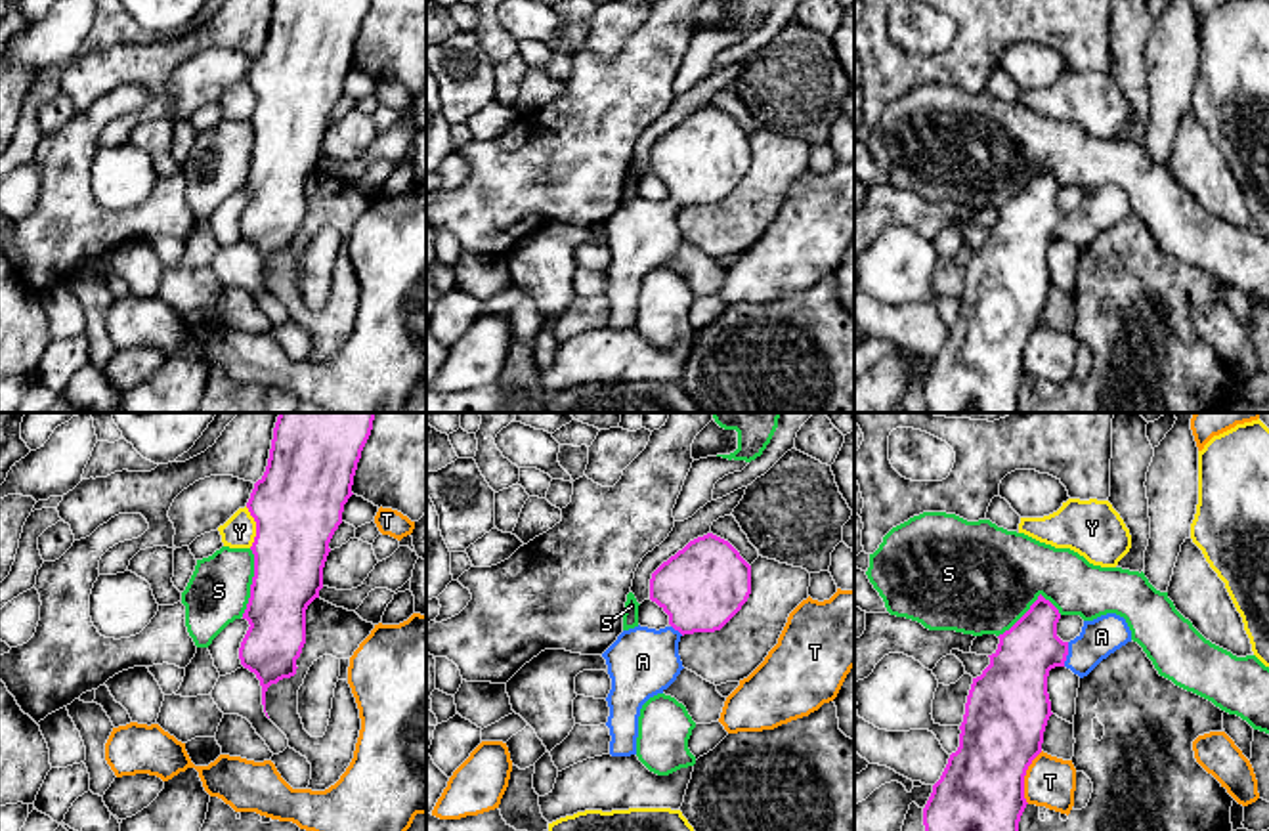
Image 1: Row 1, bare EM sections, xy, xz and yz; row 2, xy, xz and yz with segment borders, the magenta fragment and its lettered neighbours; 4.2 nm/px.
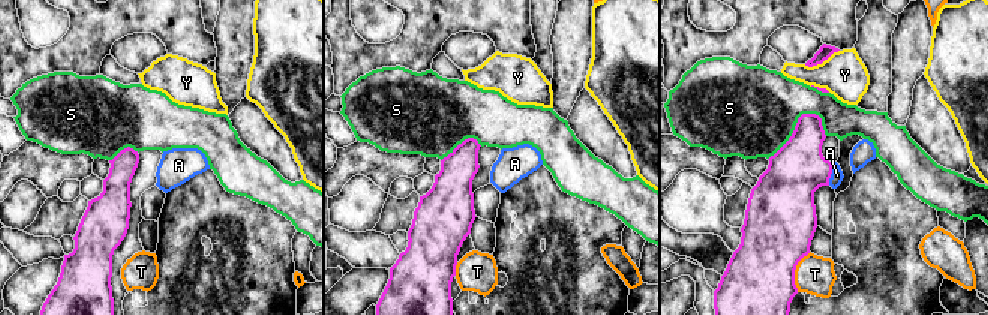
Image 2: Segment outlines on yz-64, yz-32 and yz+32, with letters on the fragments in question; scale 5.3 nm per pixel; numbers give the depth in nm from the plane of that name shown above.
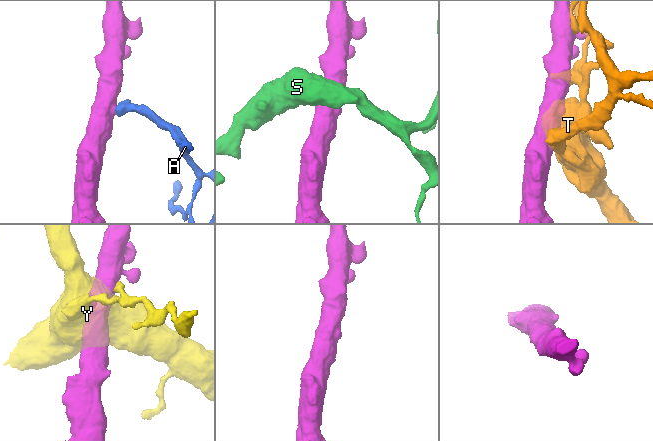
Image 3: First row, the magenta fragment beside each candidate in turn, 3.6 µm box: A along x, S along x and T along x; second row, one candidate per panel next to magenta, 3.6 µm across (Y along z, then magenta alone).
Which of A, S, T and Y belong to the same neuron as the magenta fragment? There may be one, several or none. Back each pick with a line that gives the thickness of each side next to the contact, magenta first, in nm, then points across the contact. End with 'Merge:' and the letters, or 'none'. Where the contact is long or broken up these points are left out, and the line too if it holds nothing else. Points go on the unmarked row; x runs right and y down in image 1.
A: 280 nm thick on the magenta side, 160 nm on the other; runs through yz (1015, 255), (1044, 226), (1067, 226), (1084, 226), (1101, 209)
Merge: A

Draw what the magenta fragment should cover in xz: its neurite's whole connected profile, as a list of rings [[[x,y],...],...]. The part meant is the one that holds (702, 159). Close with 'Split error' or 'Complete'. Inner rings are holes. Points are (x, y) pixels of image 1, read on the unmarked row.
[[[707,105],[690,113],[682,122],[663,134],[650,151],[650,172],[667,187],[665,201],[634,199],[623,202],[617,212],[602,225],[612,250],[612,262],[606,269],[610,288],[610,327],[636,327],[638,288],[642,277],[663,266],[680,246],[682,233],[678,214],[684,206],[721,202],[747,174],[751,166],[751,138],[724,111]]]. Split error

